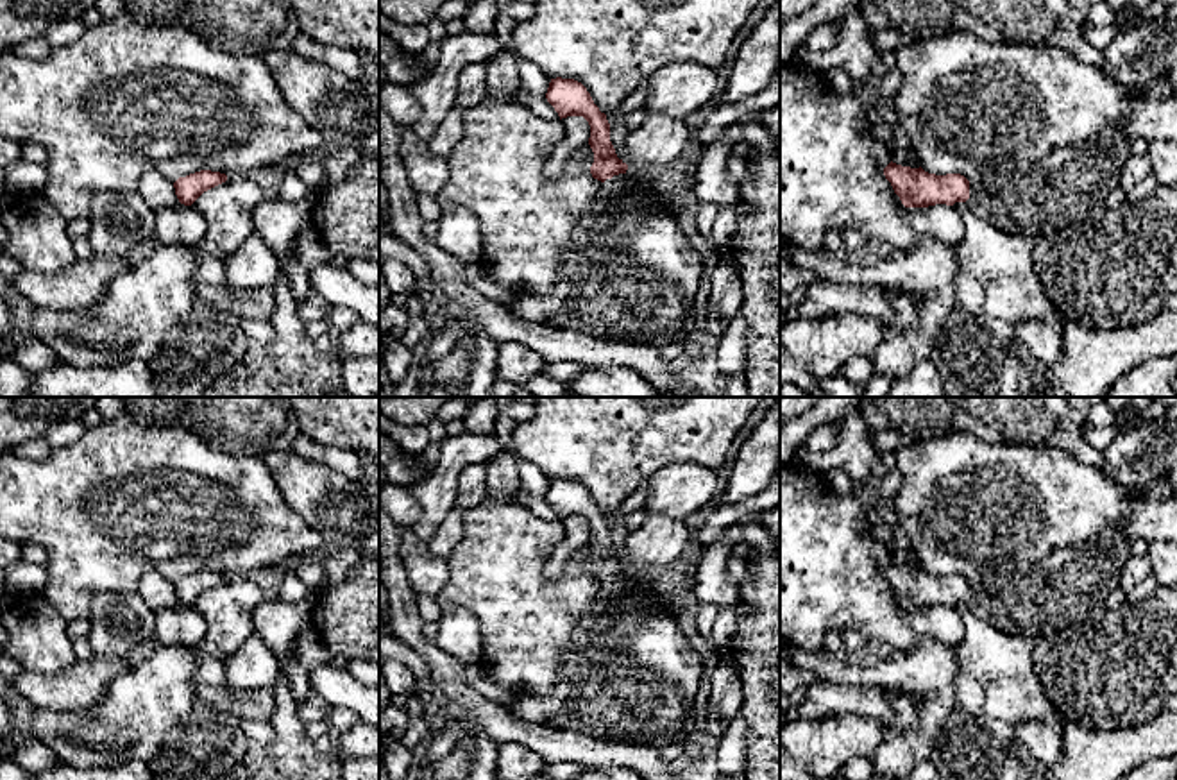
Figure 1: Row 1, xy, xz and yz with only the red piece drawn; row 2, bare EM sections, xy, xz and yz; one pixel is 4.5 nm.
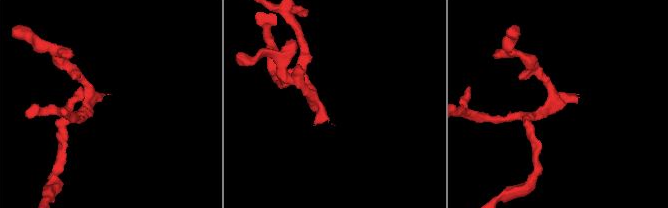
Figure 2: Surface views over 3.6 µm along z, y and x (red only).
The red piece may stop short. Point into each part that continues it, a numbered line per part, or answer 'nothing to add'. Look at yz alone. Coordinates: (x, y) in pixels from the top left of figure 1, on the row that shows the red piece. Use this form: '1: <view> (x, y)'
1: yz (1056, 192)

